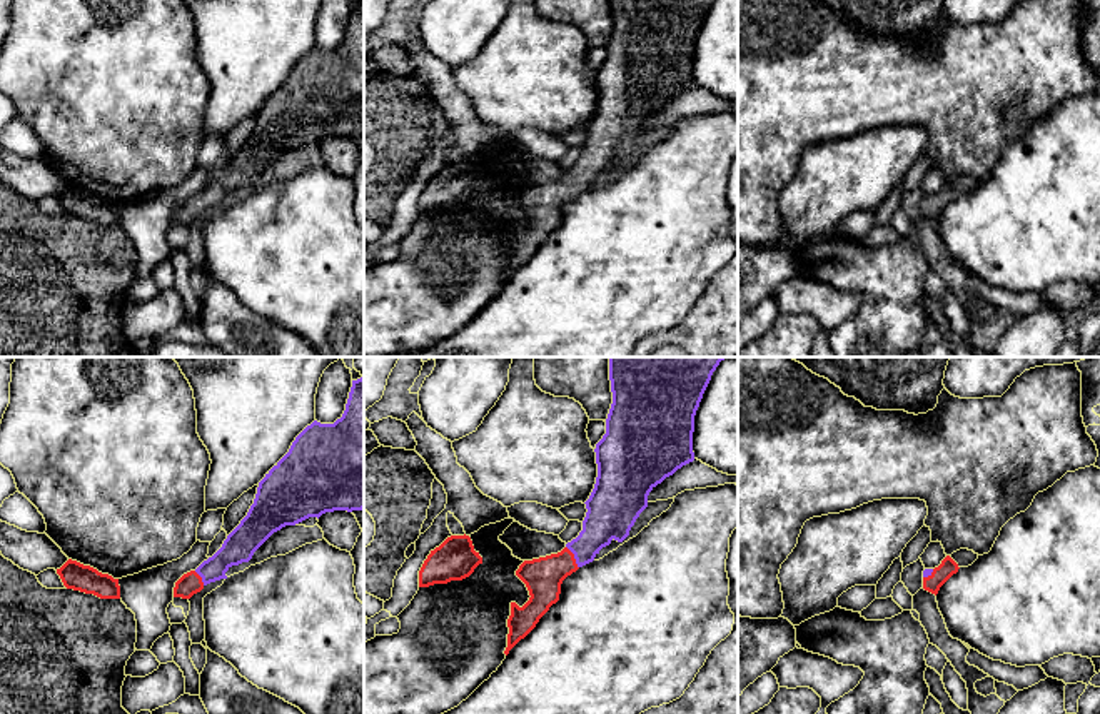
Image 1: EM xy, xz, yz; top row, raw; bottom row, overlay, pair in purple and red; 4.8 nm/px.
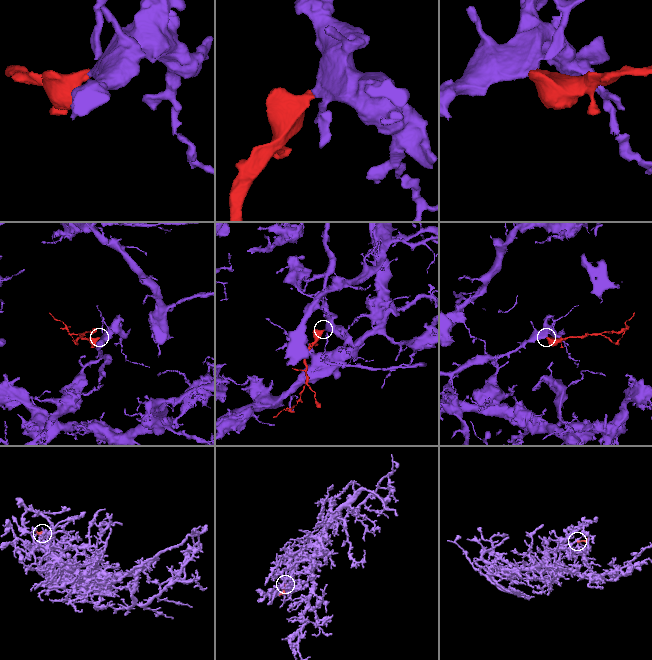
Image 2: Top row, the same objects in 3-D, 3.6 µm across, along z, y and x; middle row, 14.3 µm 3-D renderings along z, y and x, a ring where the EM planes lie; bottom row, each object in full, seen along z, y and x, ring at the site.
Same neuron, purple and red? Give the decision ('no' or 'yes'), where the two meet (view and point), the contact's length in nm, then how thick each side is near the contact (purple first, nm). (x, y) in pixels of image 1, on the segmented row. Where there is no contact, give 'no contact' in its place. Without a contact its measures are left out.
yes; contact xz (575, 558); length 130 nm; calibres 220 and 190 nm

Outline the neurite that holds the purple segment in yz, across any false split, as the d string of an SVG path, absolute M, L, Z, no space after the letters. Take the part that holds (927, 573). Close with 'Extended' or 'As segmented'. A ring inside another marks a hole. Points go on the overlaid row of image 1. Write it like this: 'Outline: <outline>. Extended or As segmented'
Outline: M946 556L938 567L923 571L923 589L936 596L940 587L956 574L958 569L958 564Z. Extended

